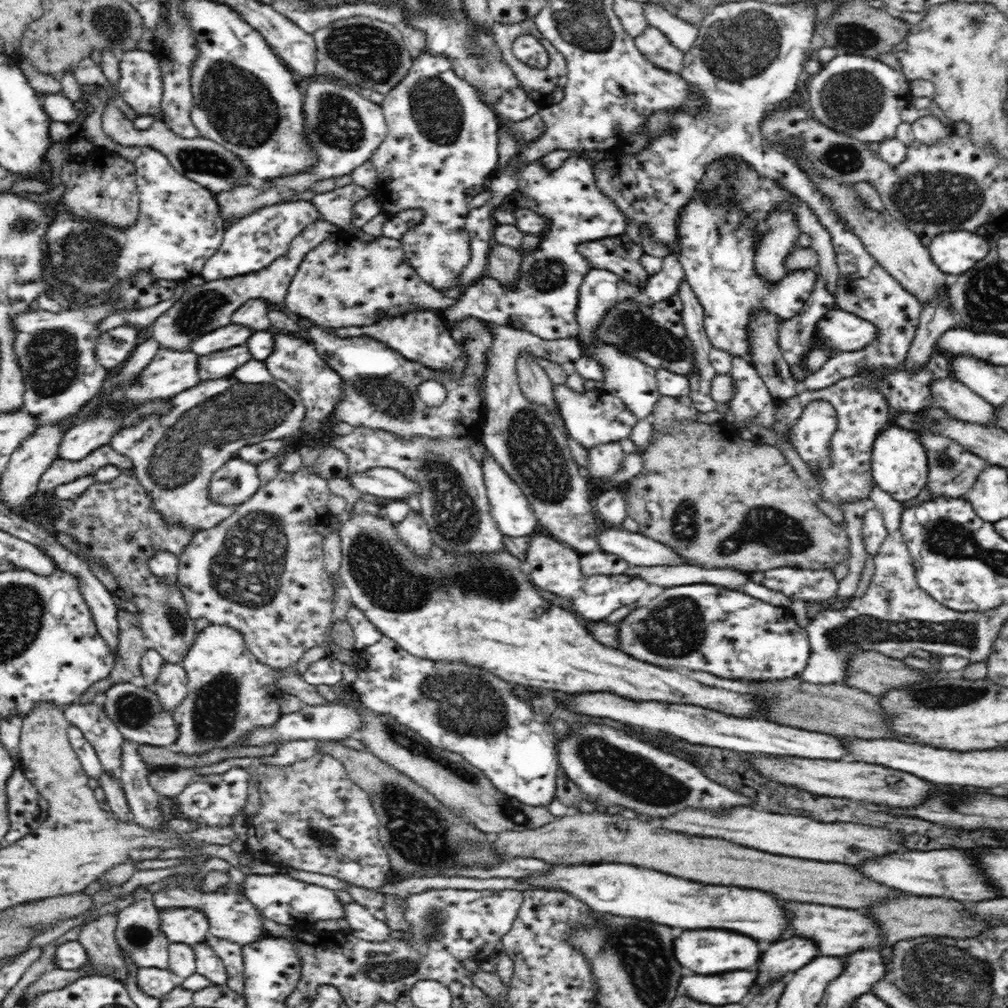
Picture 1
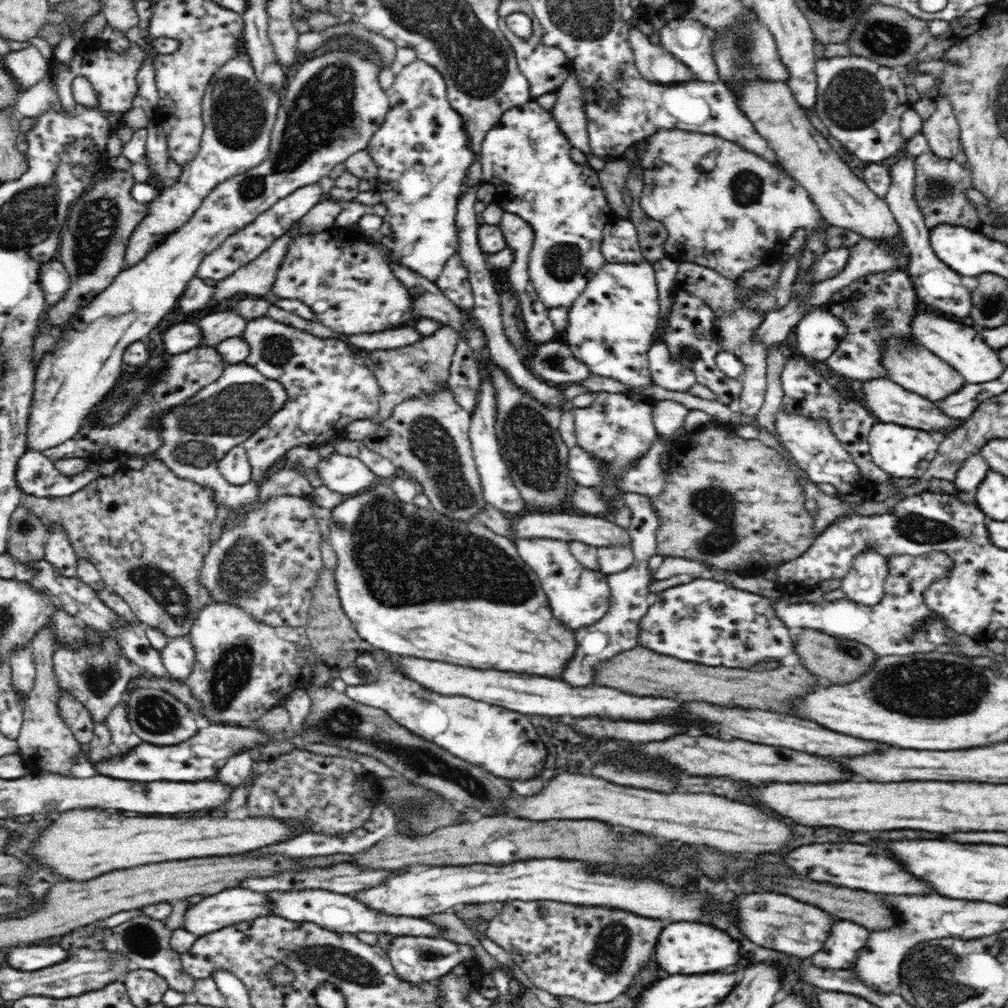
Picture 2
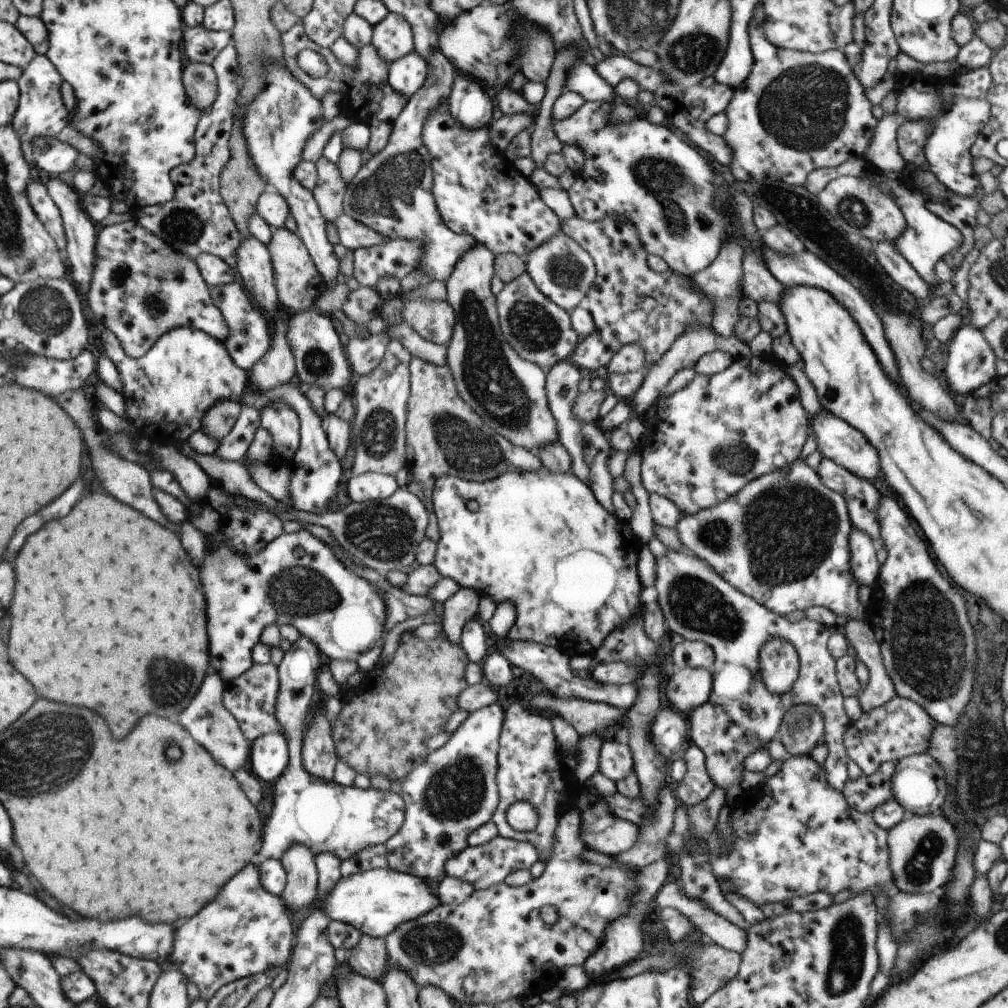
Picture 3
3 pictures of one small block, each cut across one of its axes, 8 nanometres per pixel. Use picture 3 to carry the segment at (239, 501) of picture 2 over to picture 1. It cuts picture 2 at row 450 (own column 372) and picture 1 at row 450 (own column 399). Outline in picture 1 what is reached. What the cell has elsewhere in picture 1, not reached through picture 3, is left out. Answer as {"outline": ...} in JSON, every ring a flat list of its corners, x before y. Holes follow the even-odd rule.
{"outline":[[256,359,250,360,234,374,228,374,218,380,204,380,204,382,200,382,197,386,180,392,180,394,173,397,172,412,168,413,169,416,161,417,160,419,151,417,150,419,145,419,143,424,138,427,120,430,112,434,112,436,109,436,107,445,116,452,116,454,120,454,124,456,124,458,130,460,133,466,131,468,134,472,133,476,140,483,142,489,144,489,146,496,152,499,151,509,159,513,164,524,167,524,167,526,179,526,179,528,183,528,184,530,187,528,187,530,198,531,214,528,217,524,220,524,220,522,224,522,237,507,220,506,219,504,211,503,208,486,210,486,211,476,214,472,218,471,220,467,223,467,228,460,232,460,244,446,266,442,266,440,287,440,290,436,296,436,296,434,301,432,303,423,307,420,306,408,304,403,301,402,300,396,297,395,291,387,288,387,288,384,285,384,284,380,274,379,274,376,267,370,265,362]]}

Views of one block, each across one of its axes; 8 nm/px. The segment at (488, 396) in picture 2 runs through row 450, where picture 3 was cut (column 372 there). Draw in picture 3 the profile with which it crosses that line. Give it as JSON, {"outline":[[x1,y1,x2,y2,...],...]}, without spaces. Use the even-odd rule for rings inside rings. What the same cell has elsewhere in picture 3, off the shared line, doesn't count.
{"outline":[[379,472,355,475,347,482,347,494,353,503,387,498,398,488,394,477]]}

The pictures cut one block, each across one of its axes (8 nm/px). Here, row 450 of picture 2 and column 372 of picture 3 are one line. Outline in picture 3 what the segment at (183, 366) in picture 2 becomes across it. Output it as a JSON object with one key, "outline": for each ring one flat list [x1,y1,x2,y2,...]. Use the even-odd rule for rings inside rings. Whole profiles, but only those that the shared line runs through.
{"outline":[[296,23,287,32,281,34,285,68,303,86,306,86,316,99,321,99,328,90,339,91,342,98,339,114,350,115,356,122,365,123,369,127,370,135,365,148,366,157,380,151,389,138,391,125,408,101,404,94,393,90,393,87,388,83,388,66,390,64,385,59,382,59,377,54,377,51,374,51,373,45,365,45,357,49,358,59,352,68,342,65,335,58,329,47,320,47,311,39,308,39,308,36,304,33,304,28,299,23],[303,48,310,48,324,56,329,67,325,76,312,79,299,68,296,58]]}

